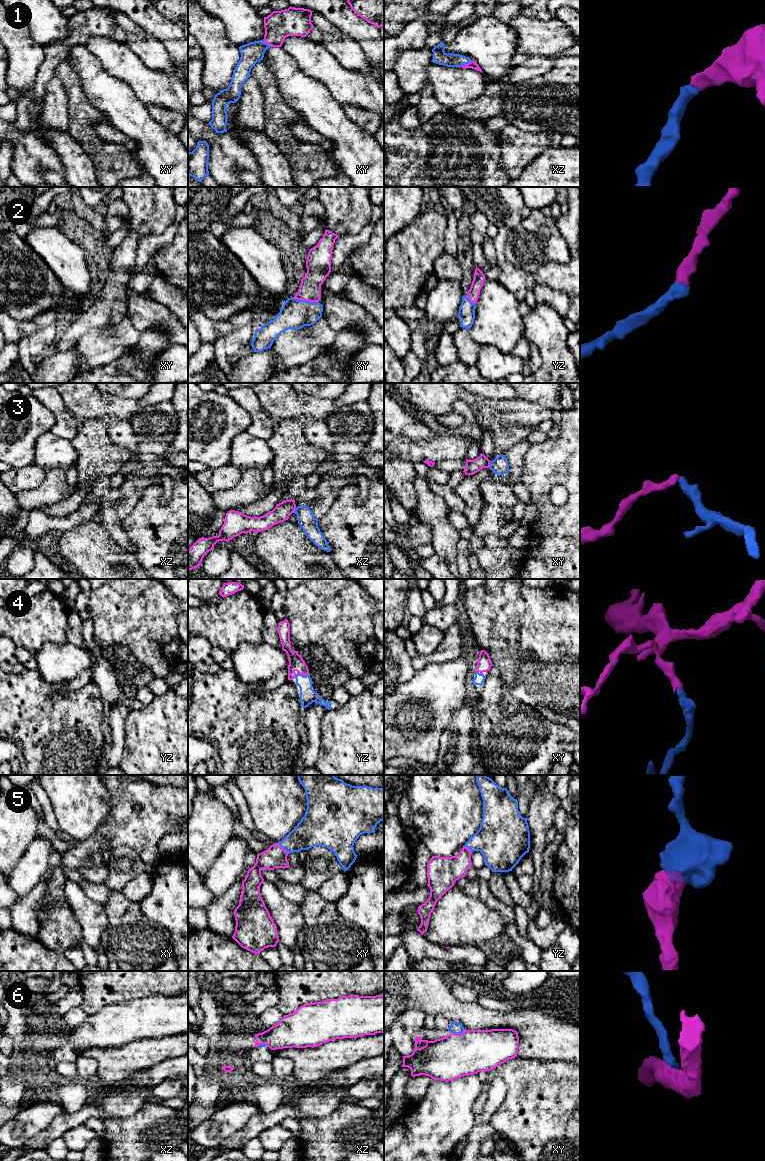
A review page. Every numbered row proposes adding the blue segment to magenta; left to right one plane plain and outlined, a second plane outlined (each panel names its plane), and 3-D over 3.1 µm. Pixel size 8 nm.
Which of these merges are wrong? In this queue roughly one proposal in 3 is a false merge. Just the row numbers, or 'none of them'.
3

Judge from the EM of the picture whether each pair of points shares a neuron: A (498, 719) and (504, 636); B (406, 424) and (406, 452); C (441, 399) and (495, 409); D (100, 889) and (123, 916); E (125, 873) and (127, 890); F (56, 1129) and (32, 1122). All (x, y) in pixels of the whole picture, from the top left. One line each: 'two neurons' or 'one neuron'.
A: two neurons
B: two neurons
C: one neuron
D: two neurons
E: two neurons
F: two neurons

